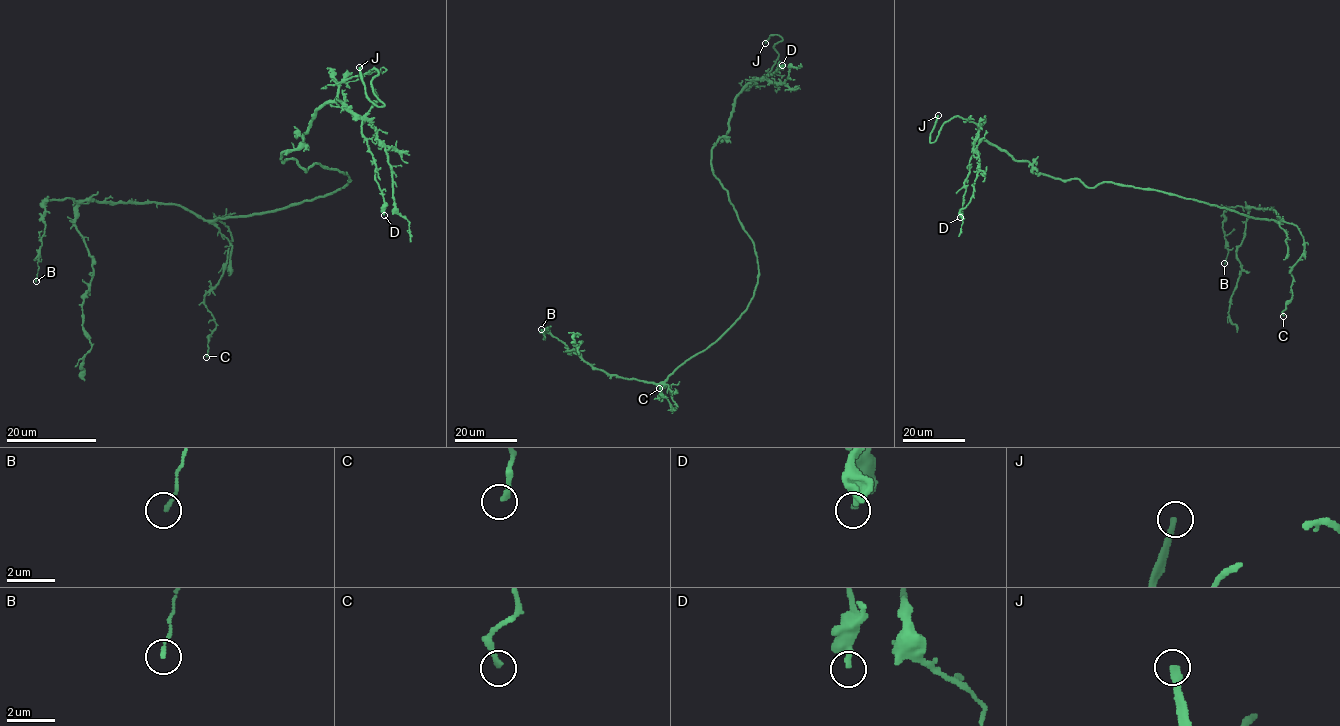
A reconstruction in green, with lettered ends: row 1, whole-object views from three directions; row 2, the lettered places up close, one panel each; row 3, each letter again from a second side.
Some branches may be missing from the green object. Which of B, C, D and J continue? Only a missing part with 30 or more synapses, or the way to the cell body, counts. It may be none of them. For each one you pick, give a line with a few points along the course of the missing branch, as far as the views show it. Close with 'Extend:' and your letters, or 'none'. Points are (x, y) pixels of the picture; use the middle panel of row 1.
Extend: J

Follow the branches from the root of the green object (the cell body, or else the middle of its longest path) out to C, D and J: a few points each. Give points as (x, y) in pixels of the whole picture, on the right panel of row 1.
C: (1184, 198), (1297, 227), (1304, 239), (1304, 251), (1291, 270), (1292, 298), (1283, 316)
D: (1184, 198), (1112, 182), (1088, 187), (1075, 178), (1034, 174), (1027, 161), (1015, 161), (977, 139), (960, 217)
J: (1184, 198), (1034, 174), (1027, 161), (981, 140), (979, 126), (958, 116), (931, 143), (938, 115)

